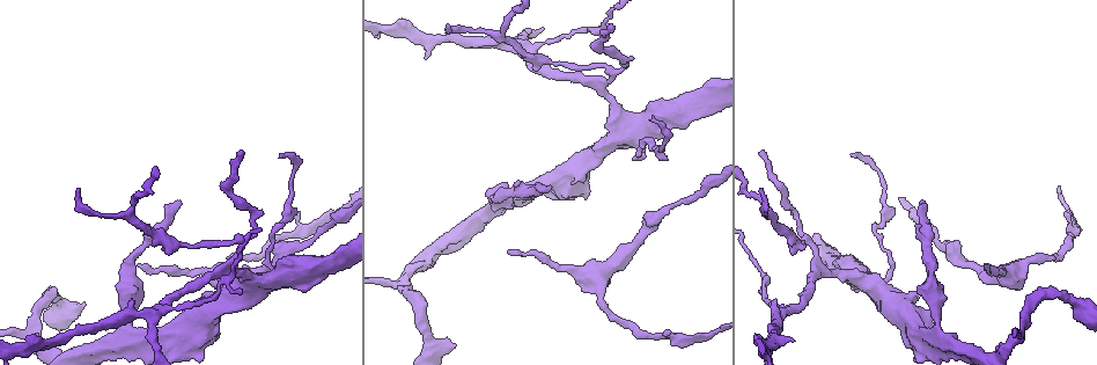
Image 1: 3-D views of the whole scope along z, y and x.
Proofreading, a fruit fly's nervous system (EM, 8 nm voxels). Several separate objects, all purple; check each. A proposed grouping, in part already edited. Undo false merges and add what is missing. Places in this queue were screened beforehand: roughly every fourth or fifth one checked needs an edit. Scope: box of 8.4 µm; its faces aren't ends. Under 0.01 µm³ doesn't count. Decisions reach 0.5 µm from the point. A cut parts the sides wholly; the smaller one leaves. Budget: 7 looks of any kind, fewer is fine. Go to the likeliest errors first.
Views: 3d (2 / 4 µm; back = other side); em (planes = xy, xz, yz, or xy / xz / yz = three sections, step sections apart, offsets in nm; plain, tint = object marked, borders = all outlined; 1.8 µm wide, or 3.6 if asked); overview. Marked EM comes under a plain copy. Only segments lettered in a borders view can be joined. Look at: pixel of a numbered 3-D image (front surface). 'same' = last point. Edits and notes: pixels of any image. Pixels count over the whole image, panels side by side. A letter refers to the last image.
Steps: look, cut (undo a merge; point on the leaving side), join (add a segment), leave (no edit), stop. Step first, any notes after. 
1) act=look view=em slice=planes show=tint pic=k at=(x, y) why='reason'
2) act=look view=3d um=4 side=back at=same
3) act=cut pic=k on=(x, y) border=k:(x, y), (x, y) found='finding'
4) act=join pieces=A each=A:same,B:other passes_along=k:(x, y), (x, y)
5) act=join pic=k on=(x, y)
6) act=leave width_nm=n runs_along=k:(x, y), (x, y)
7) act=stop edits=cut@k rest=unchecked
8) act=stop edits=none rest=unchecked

act=look view=em slice=xz step=8 show=borders pic=1 at=(508, 254) why='thin end'

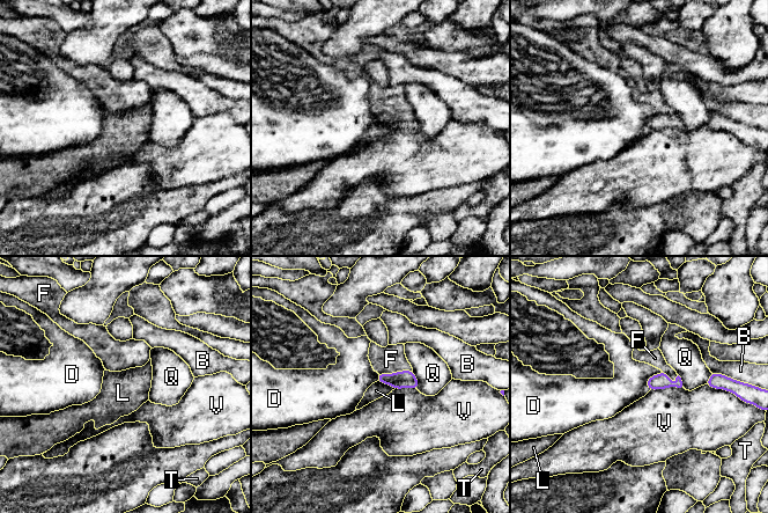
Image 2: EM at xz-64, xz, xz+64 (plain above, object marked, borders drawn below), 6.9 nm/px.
act=join pieces=F width_nm=110 longest_contact=F:240nm each=B:other,D:other,F:same,L:other,Q:other,T:other,V:other found='it goes on there'

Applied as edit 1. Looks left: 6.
act=look view=3d um=2 side=back pic=1 at=(856, 155) why='long arm stops here'

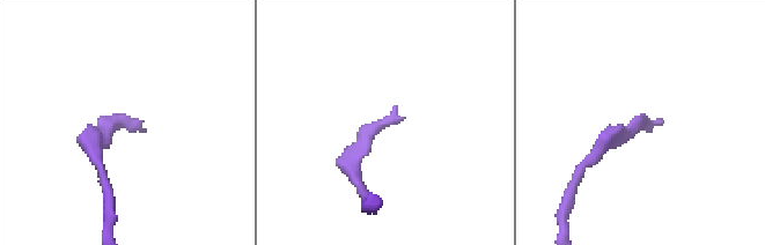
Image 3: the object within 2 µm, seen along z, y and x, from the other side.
act=look view=em slice=yz step=8 show=borders pic=3 at=(647, 119) why='now the EM'

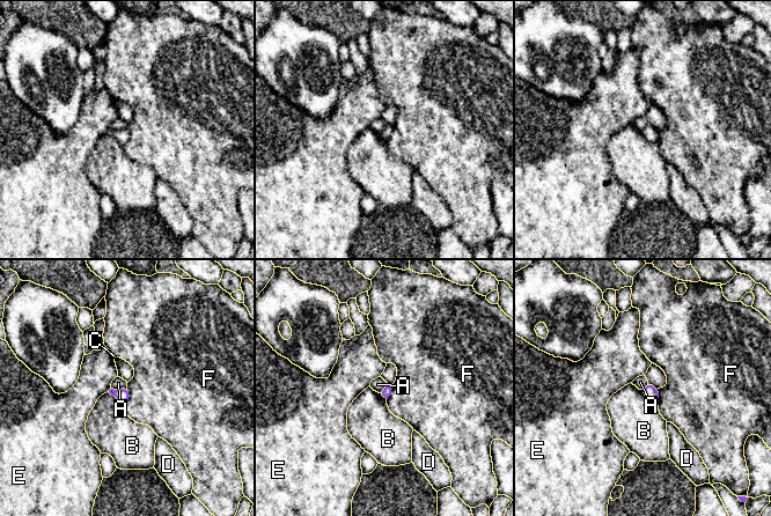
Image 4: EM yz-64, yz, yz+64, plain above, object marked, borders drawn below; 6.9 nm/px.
act=leave each=A:other,B:other,C:other,D:other,E:other,F:other border=4:(126, 386), (111, 389) found='none of them fits'

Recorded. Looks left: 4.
act=look view=em slice=planes show=borders pic=1 at=(602, 93) why='branch point'

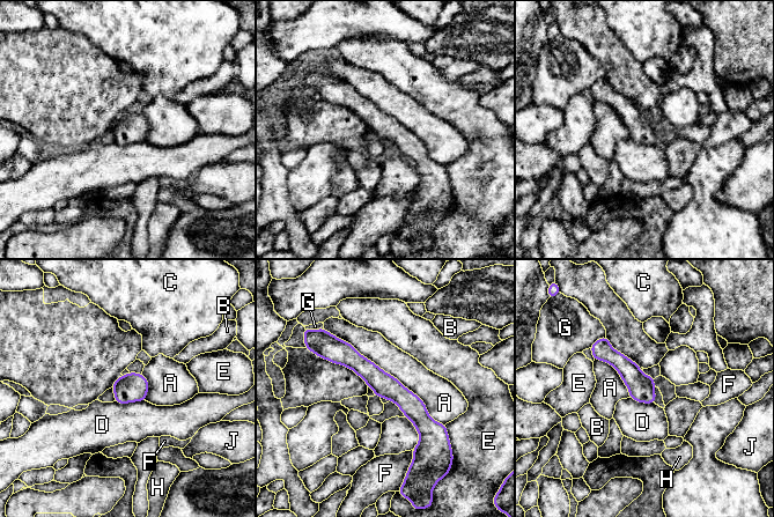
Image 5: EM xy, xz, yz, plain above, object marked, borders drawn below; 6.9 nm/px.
act=leave width_nm=170 each=A:other,B:other,C:other,D:other,E:other,F:other,G:other,H:other,J:other found='all the same neuron'

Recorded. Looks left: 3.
act=stop edits=join@2 rest=unchecked

